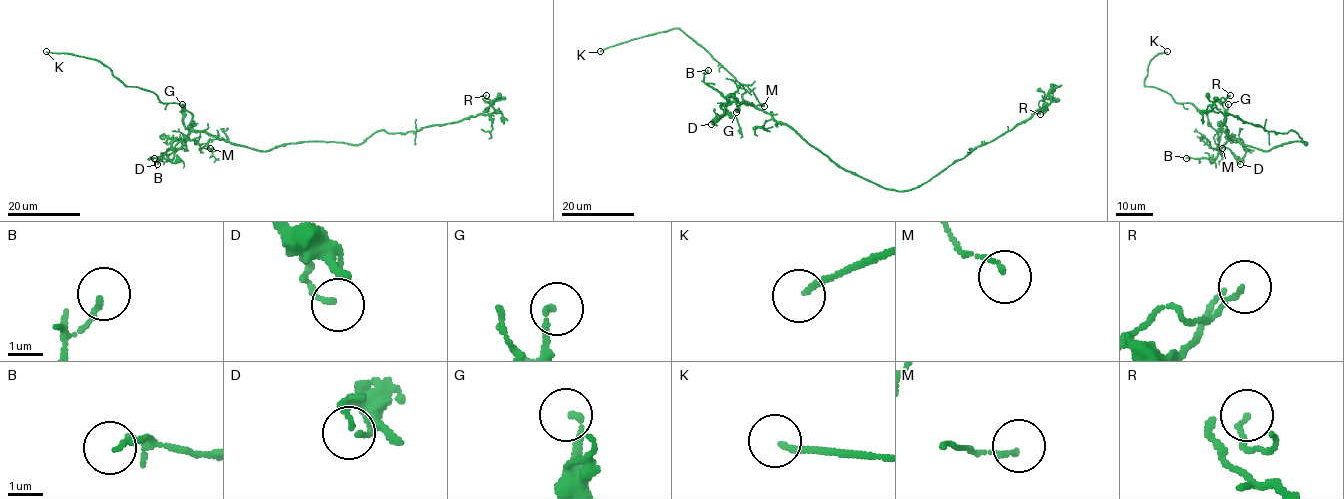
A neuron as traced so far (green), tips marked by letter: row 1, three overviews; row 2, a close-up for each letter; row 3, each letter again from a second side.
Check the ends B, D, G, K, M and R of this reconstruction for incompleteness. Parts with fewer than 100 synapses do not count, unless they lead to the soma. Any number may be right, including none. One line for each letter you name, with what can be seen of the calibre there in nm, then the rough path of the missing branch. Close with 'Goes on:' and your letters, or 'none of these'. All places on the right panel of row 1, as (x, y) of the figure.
K: Thickness 160 nm. Course of what is missing: (1167, 51), (1185, 40), (1185, 30)
Goes on: K

